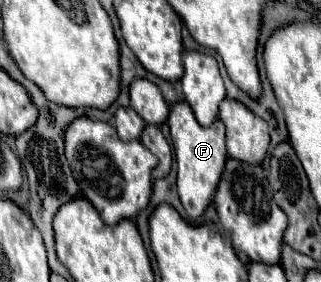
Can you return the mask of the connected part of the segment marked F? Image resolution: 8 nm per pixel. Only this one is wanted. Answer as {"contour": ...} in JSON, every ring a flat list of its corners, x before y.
{"contour":[[179,100,171,104,167,124,171,128,171,144,177,158,177,192,181,198,181,204,189,218,199,218,205,210,205,206,213,200,215,188,219,184,227,150,225,150,225,126,221,120,216,119,209,128,203,128,197,124,193,110,185,100]]}

